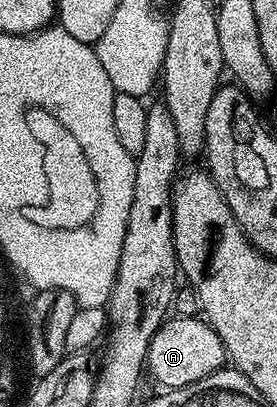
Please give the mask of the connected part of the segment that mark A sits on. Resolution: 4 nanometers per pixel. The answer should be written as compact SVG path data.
M172 316L160 325L150 340L146 370L149 375L152 373L153 380L160 388L176 390L179 386L194 384L194 380L202 380L202 376L210 376L215 370L221 369L225 362L222 340L203 317Z

